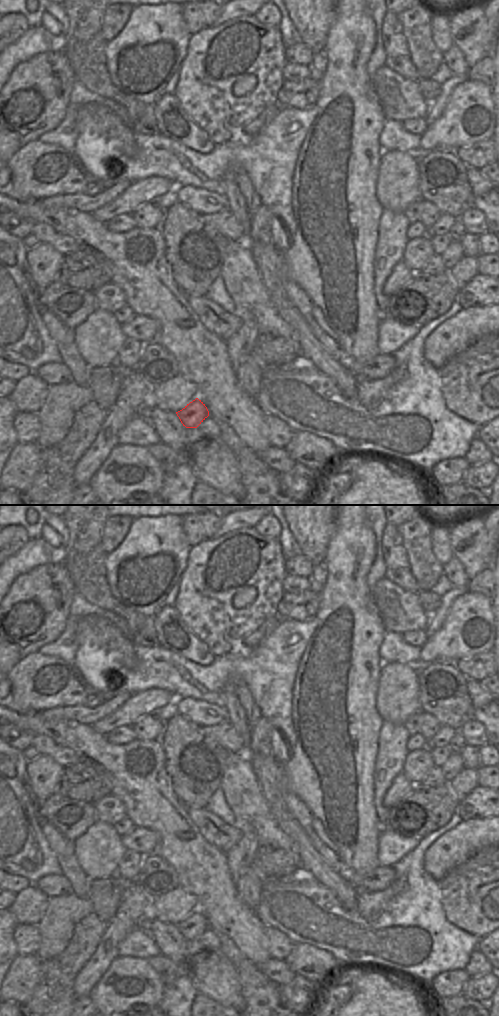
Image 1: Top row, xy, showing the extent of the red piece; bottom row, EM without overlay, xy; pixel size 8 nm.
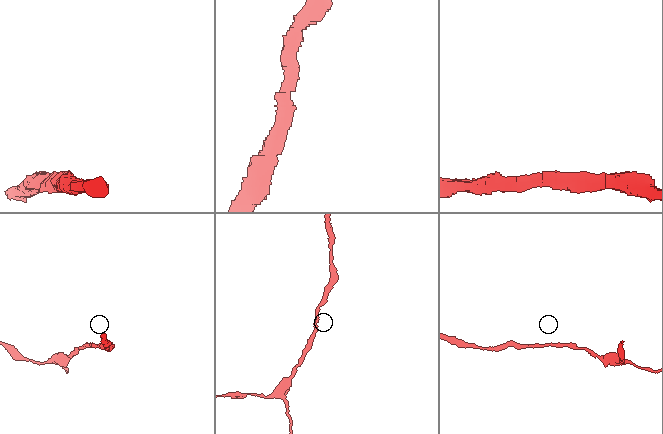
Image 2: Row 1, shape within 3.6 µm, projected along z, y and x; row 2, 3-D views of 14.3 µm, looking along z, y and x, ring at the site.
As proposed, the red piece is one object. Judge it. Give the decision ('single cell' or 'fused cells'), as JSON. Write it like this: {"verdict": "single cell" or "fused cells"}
{"verdict": "single cell"}

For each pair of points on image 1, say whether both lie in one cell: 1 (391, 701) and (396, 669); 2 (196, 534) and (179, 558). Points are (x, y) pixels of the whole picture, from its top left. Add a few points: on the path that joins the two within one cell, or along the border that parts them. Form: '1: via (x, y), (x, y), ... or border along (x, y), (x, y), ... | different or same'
1: via (396, 693), (396, 677) | same
2: border along (183, 521), (184, 536), (190, 546) | different

